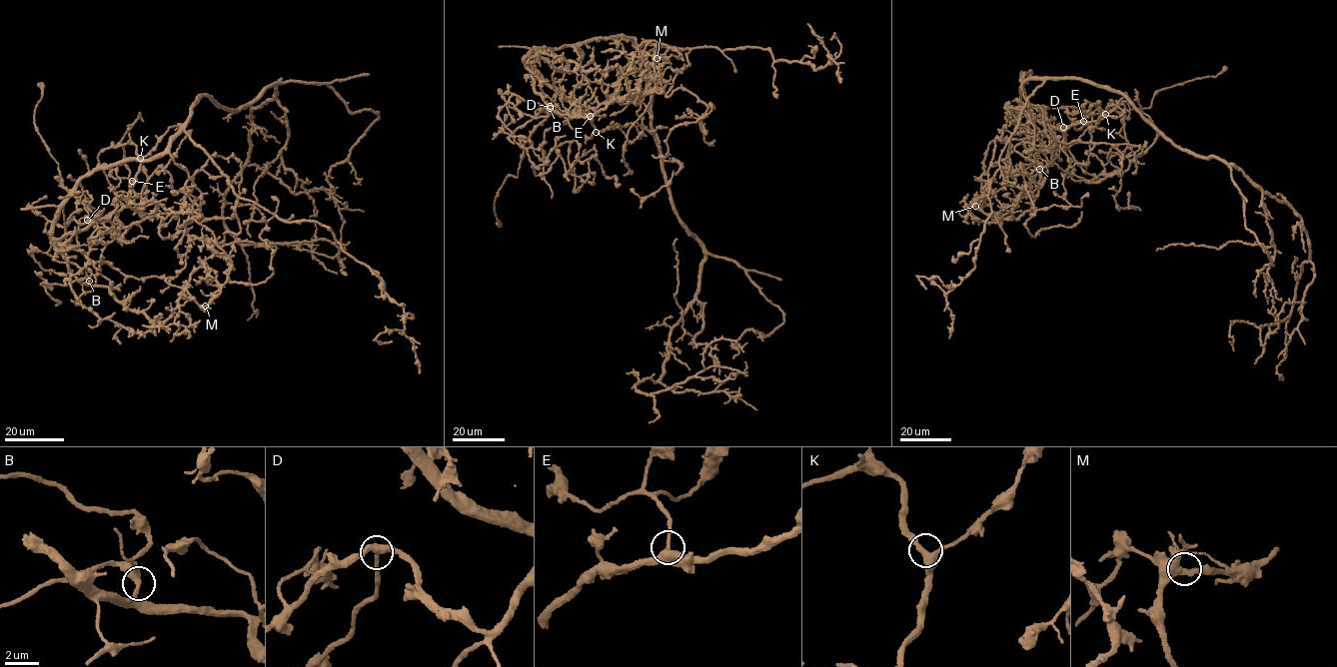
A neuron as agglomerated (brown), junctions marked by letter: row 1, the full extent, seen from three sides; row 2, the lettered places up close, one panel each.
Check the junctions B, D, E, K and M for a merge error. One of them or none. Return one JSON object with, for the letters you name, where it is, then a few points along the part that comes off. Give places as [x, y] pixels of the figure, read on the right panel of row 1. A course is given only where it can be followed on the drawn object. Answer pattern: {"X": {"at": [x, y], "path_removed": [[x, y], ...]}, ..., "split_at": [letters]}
{"split_at": []}

